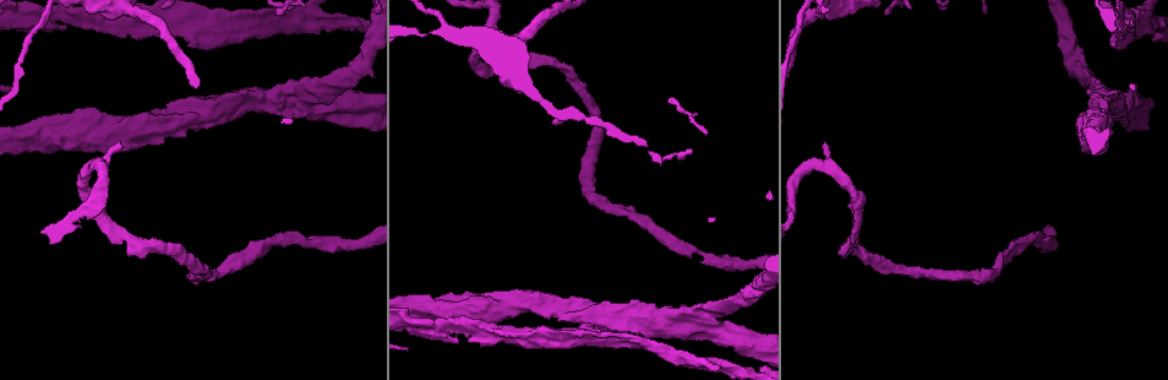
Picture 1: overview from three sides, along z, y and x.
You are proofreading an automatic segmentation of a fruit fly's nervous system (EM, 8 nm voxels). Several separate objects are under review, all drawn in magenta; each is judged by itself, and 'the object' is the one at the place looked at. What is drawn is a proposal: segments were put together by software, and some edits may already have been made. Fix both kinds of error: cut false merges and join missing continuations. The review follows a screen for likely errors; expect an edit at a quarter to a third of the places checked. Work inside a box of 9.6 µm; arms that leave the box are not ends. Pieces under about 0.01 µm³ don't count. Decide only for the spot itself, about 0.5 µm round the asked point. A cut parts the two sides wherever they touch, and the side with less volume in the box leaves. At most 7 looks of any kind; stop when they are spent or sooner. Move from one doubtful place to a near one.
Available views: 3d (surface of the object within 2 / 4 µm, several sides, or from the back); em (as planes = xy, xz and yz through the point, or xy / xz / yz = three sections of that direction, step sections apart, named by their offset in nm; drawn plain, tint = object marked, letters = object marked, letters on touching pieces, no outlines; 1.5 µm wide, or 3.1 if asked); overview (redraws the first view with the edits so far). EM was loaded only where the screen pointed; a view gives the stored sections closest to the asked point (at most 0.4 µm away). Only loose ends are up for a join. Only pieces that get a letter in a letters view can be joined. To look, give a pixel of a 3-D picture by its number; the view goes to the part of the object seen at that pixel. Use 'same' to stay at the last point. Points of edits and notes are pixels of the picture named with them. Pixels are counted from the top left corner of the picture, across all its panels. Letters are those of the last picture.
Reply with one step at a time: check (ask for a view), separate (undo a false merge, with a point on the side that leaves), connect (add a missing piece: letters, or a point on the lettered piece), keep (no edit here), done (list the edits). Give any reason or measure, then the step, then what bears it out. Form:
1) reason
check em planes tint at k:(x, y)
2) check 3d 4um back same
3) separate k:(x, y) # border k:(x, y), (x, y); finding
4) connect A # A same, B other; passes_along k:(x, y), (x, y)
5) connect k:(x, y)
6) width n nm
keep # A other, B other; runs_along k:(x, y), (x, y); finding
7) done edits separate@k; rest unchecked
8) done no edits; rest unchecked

abrupt turn
check 3d 2um at 1:(987, 279)

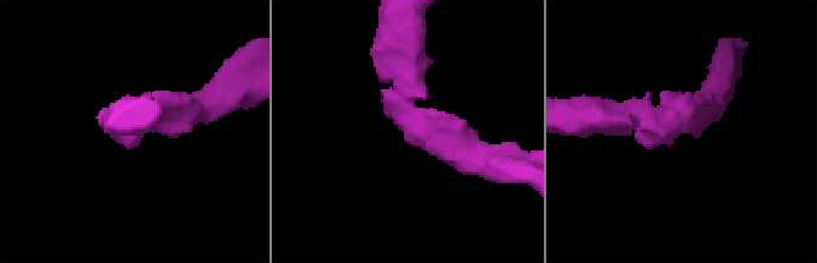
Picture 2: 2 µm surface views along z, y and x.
arm_widths 240, 280 nm
check em planes letters at 2:(404, 122)

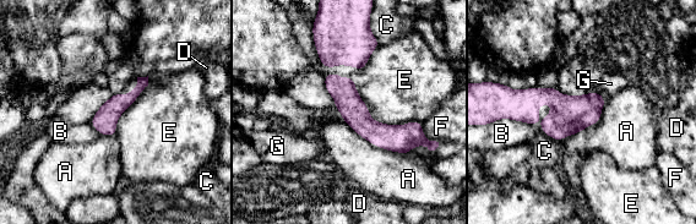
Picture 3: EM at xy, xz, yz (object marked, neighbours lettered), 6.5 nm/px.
width 160 nm; longest_contact E 440 nm
keep # A other, B other, C other, D other, E other, F other, G other; continuous, no second neuron

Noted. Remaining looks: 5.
free end
check em yz step 4 tint at 1:(1126, 128)

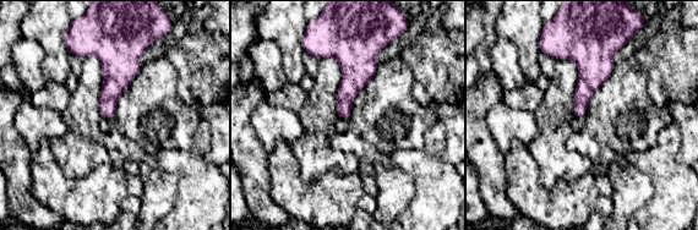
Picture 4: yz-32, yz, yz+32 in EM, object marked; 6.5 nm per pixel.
check em planes letters same

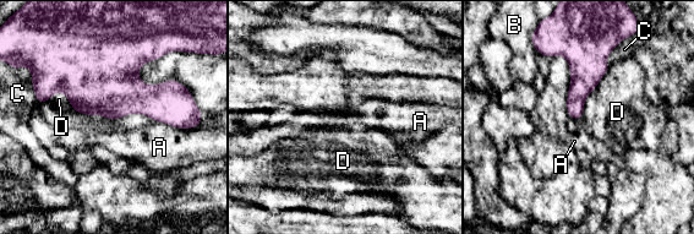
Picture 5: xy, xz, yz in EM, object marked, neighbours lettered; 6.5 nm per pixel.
keep # A other, B other, C other, D other; border 5:(610, 65), (585, 99), (580, 119); none of them fits

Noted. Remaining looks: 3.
free end
check 3d 2um back at 1:(120, 141)

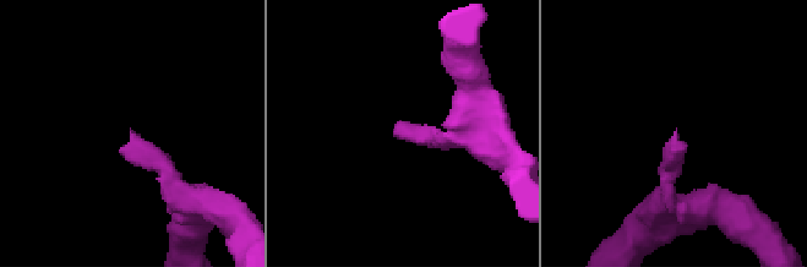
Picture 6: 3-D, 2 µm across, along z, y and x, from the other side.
check em planes letters at 6:(675, 136)

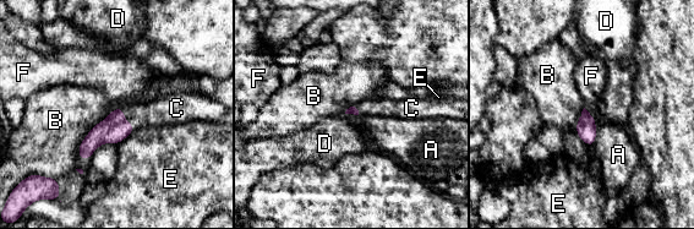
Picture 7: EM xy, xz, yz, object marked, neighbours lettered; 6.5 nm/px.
connect C # A other, B other, C same, D other, E other, F other; the neuron continues

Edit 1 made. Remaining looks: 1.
done edits connect@7; rest unchecked

